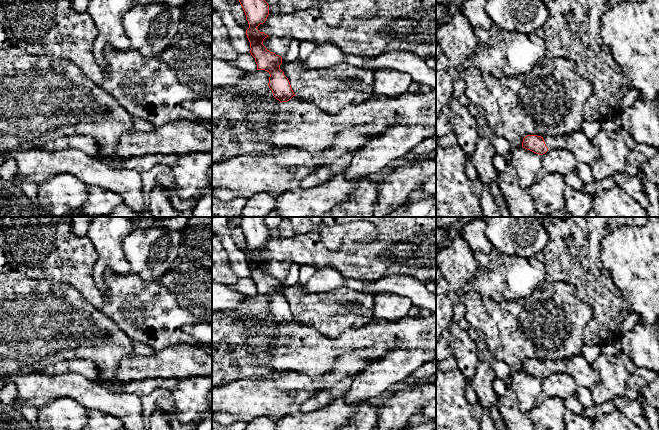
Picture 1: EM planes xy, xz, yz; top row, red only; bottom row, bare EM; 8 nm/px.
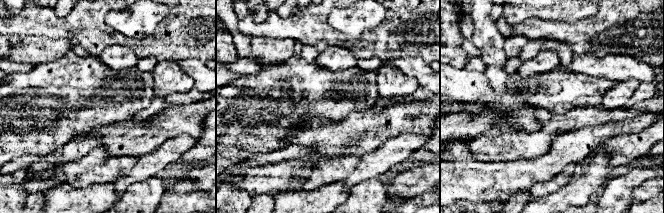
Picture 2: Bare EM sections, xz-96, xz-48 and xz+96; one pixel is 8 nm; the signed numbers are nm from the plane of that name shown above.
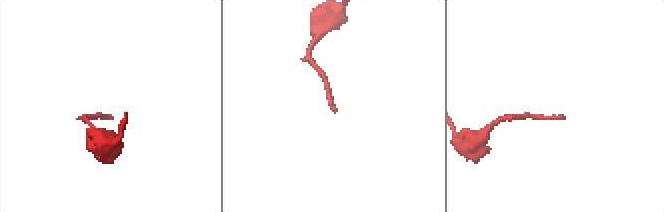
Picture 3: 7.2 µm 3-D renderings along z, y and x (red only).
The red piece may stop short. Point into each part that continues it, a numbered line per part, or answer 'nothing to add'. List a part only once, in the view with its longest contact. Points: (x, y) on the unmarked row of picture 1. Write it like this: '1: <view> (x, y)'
1: xz (302, 349)

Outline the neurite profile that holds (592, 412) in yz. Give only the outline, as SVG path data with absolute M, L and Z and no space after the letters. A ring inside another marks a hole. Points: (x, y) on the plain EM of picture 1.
M607 401L602 404L593 404L592 406L585 408L583 415L589 418L590 420L595 419L600 414L609 414L614 412L616 409L612 401Z

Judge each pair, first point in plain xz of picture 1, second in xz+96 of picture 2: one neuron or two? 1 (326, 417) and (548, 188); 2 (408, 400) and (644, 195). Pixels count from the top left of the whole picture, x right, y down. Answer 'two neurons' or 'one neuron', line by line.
1: two neurons
2: two neurons

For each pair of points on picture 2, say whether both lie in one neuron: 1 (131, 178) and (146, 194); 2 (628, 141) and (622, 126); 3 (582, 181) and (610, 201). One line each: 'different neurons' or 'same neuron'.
1: different neurons
2: different neurons
3: different neurons

